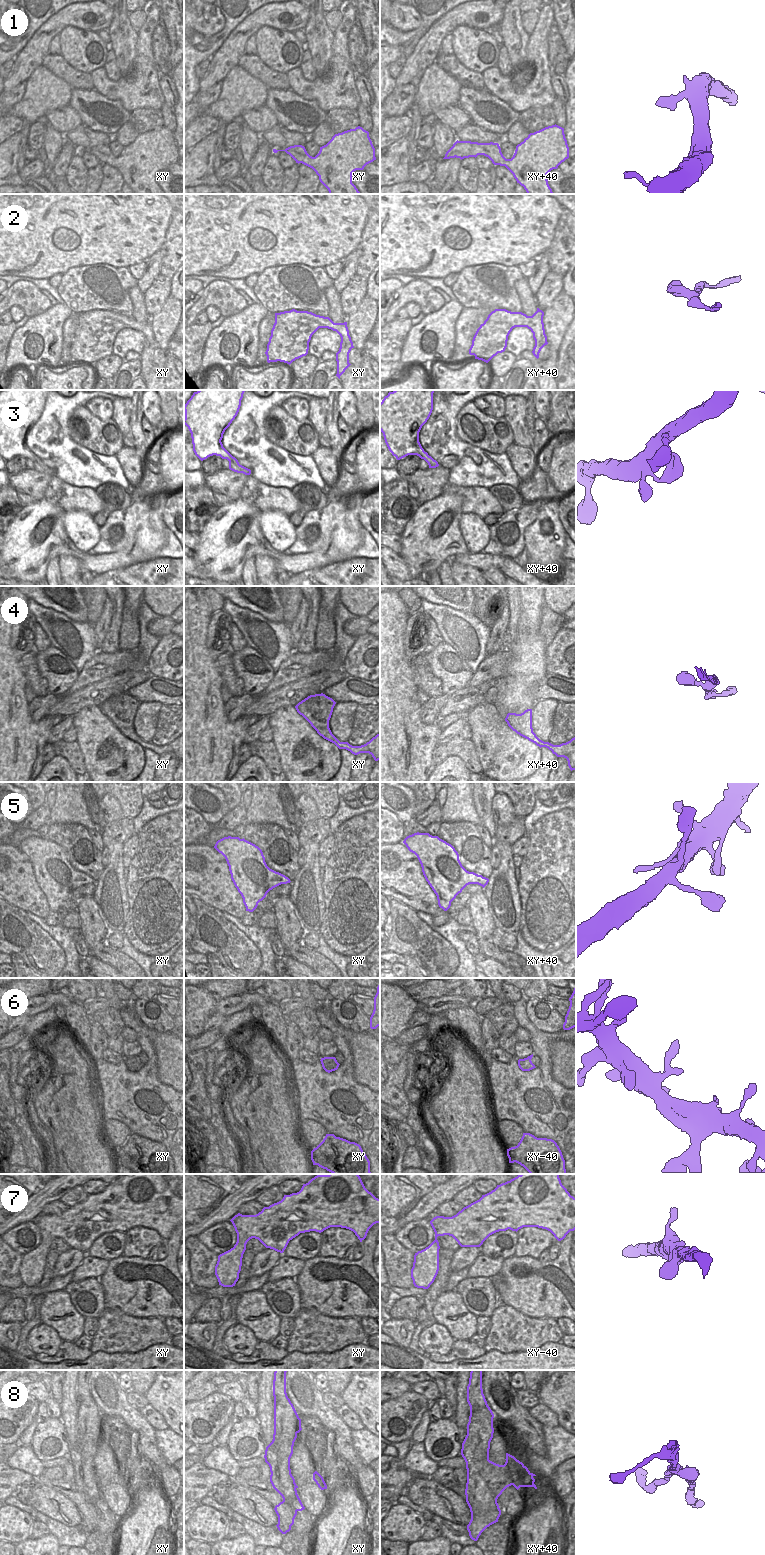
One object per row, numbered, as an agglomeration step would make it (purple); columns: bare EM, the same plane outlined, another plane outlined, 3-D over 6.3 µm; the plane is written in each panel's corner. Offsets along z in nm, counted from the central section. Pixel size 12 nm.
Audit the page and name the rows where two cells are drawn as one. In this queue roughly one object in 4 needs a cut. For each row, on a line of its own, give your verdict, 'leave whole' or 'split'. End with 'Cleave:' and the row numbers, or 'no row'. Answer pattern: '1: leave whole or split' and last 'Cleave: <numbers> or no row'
1: leave whole
2: leave whole
3: leave whole
4: leave whole
5: leave whole
6: leave whole
7: leave whole
8: split
Cleave: 8

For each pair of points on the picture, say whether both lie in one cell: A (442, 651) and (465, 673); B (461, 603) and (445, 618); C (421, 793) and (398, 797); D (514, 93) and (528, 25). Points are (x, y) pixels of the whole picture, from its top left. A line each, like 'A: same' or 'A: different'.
A: same
B: different
C: different
D: different

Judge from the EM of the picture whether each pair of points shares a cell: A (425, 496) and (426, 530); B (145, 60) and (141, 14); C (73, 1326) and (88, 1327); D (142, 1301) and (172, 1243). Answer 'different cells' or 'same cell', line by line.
A: different cells
B: different cells
C: different cells
D: same cell

